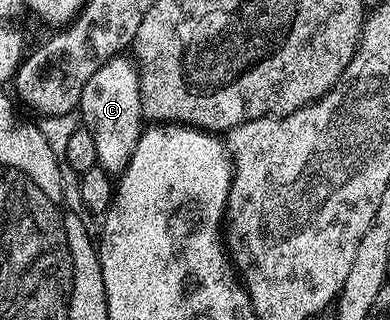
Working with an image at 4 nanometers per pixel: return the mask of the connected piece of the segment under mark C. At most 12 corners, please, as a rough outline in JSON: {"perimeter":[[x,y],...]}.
{"perimeter":[[130,56],[97,67],[77,113],[98,168],[123,173],[145,128]]}

